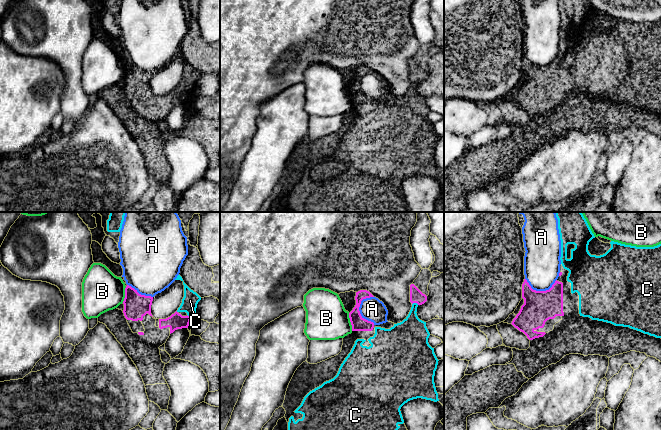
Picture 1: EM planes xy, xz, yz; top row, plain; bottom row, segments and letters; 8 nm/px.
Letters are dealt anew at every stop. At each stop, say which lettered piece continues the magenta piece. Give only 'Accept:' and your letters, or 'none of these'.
Accept: C

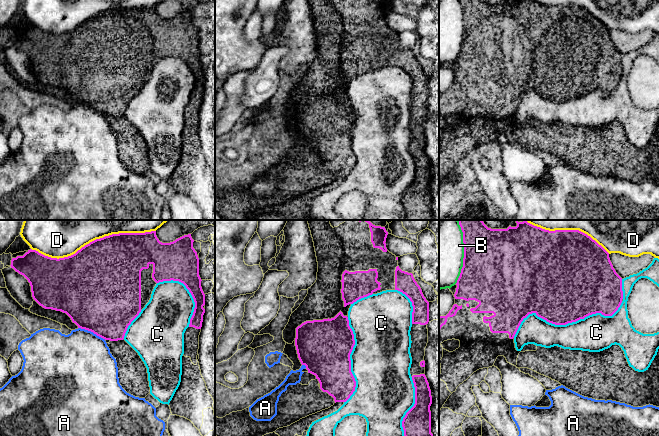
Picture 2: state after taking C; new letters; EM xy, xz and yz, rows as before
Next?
Accept: none of these

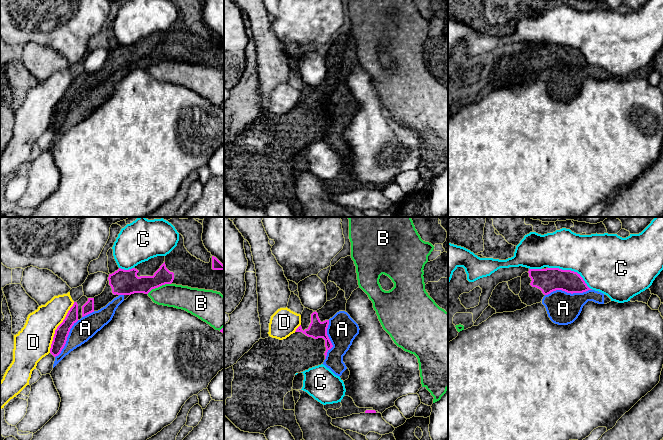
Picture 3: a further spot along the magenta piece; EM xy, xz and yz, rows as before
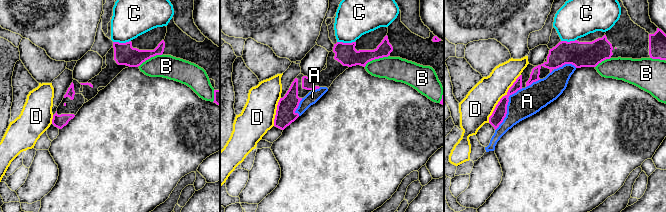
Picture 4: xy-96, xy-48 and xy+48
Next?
Accept: A

